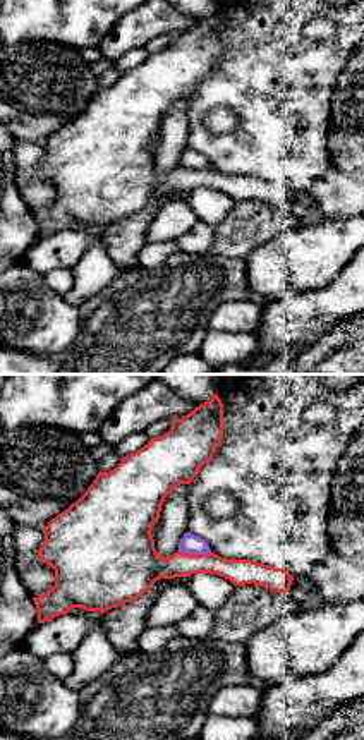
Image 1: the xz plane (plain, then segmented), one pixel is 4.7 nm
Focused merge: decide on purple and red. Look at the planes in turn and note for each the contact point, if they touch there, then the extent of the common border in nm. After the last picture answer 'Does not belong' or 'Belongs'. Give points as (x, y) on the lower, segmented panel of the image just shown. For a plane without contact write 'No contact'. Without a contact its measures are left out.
Touches purple at (194, 553). Shared border 150 nm

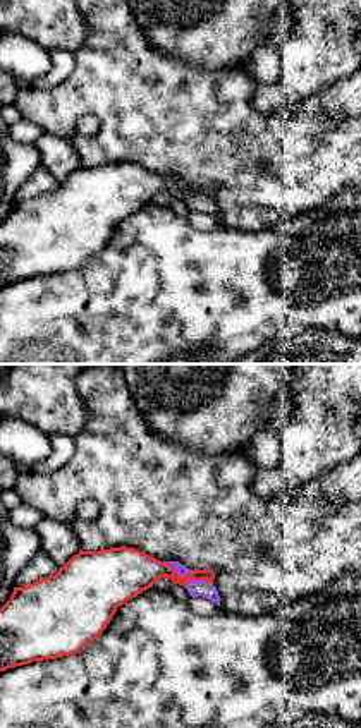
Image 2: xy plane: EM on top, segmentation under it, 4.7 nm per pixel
Touches purple at (177, 574). Shared border 160 nm

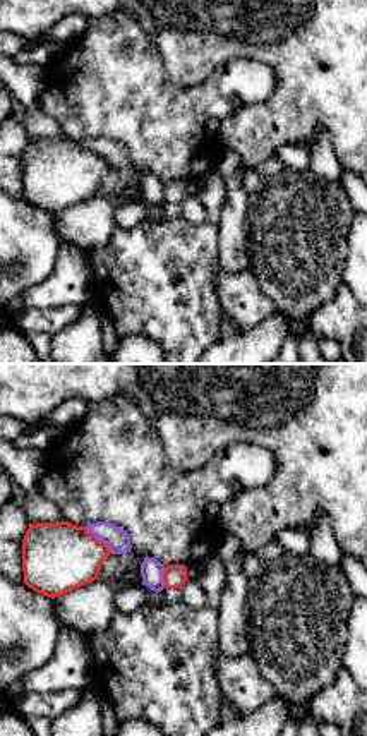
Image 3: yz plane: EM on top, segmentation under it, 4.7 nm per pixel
Touches purple at (100, 539). Shared border 180 nm

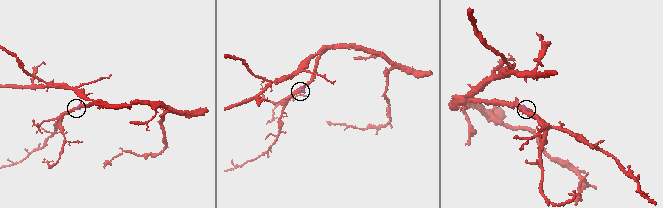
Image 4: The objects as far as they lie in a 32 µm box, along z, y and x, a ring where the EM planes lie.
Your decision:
Does not belong

